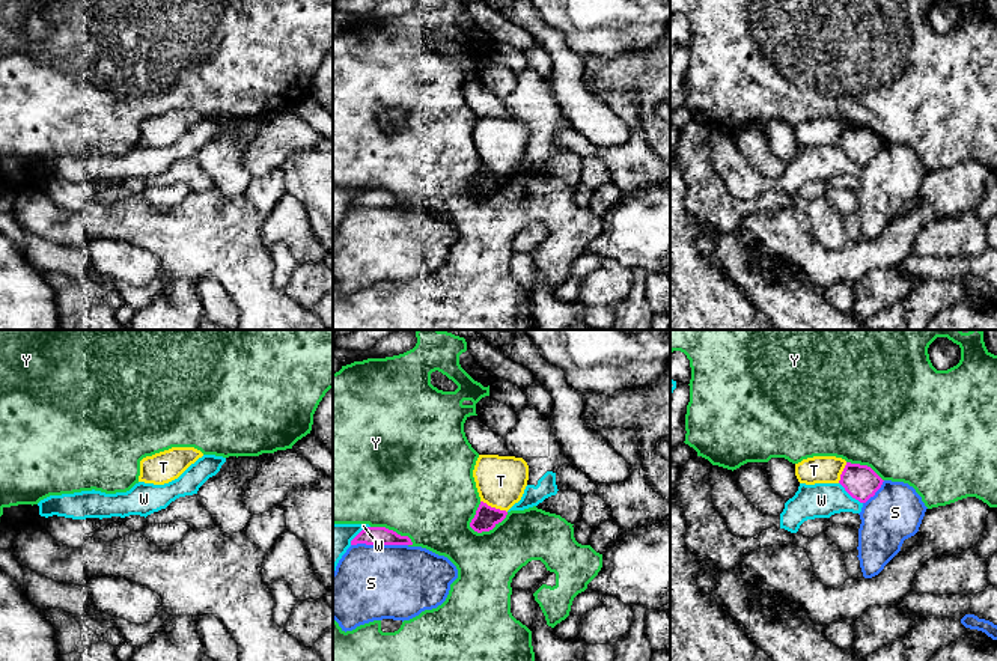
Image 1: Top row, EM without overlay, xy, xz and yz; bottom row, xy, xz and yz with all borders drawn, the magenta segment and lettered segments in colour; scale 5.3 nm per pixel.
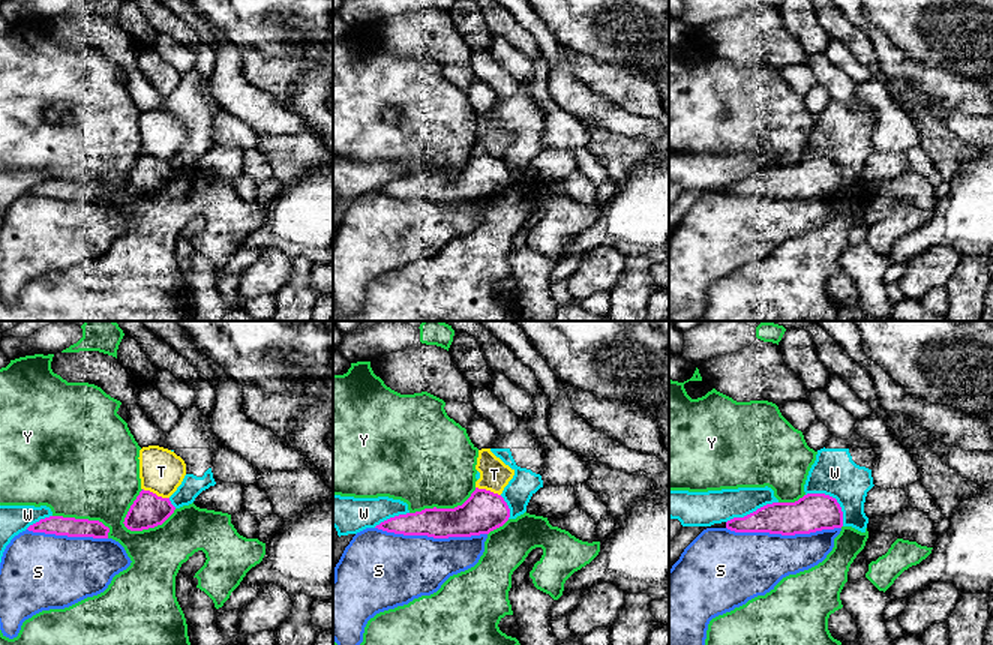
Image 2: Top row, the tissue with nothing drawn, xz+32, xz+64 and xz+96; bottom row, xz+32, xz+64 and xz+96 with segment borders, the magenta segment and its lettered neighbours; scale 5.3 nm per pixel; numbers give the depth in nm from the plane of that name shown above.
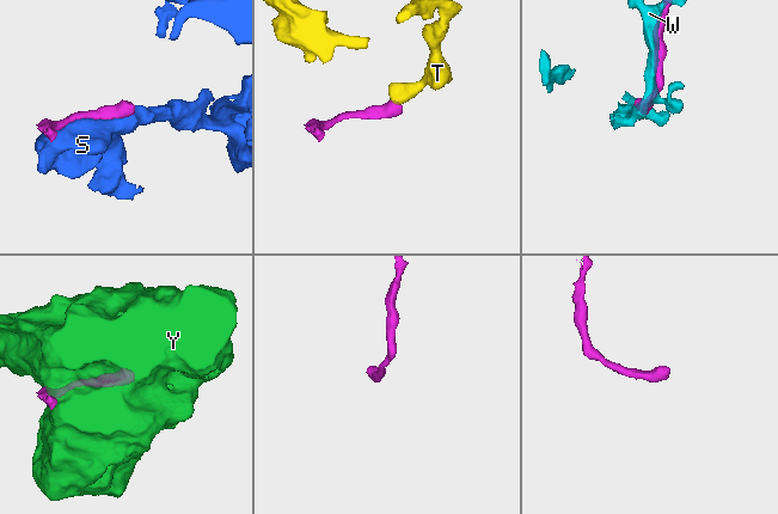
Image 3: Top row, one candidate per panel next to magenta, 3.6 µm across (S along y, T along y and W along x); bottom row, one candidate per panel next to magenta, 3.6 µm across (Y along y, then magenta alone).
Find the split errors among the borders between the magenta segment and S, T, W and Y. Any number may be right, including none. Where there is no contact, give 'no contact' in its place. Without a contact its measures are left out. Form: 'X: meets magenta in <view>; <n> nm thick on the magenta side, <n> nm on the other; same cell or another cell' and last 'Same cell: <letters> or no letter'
S: meets magenta in xz; 100 nm thick on the magenta side, 400 nm on the other; another cell
T: meets magenta in xz; 120 nm thick on the magenta side, 260 nm on the other; another cell
W: meets magenta in yz; 180 nm thick on the magenta side, 190 nm on the other; another cell
Y: meets magenta in xz; 120 nm thick on the magenta side, 320 nm on the other; another cell
Same cell: no letter

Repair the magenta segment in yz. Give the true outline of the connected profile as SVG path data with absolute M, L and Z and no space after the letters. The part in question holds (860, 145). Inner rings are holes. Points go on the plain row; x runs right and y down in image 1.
M846 125L839 146L860 166L866 166L881 151L883 142L867 128Z

